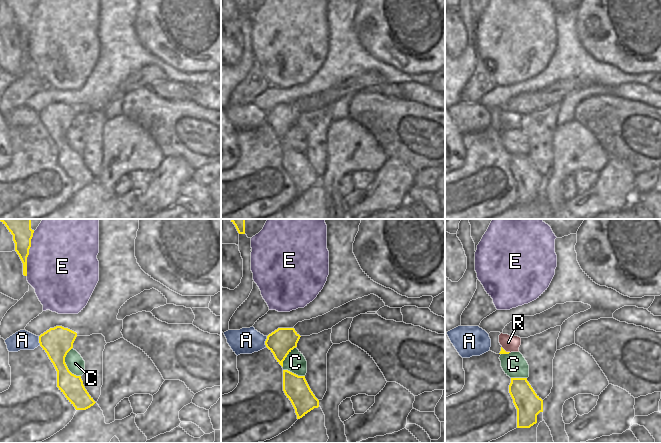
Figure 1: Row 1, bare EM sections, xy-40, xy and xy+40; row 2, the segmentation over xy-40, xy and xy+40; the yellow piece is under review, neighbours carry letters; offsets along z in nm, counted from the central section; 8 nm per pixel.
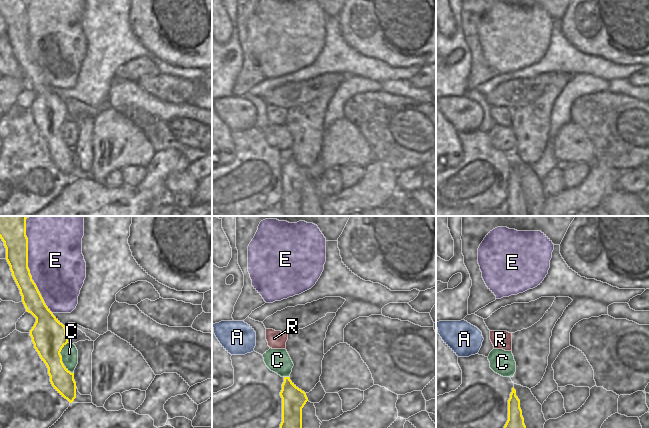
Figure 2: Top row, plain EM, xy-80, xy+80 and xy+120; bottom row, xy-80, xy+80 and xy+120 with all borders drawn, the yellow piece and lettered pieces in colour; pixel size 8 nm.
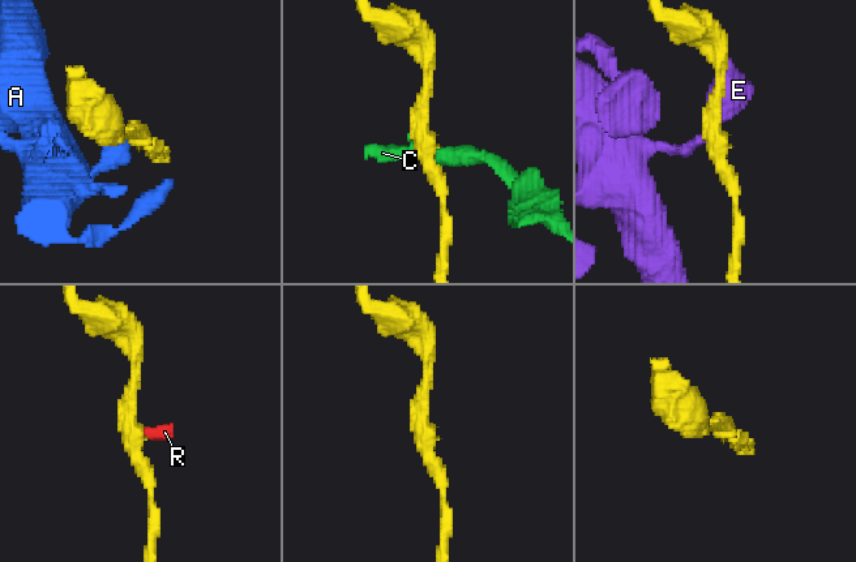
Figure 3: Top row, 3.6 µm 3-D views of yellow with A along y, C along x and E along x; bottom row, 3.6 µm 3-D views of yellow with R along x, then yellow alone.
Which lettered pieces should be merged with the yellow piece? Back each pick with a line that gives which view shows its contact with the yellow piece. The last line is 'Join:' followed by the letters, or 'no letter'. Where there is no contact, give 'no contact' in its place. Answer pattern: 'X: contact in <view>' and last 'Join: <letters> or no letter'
Join: no letter

